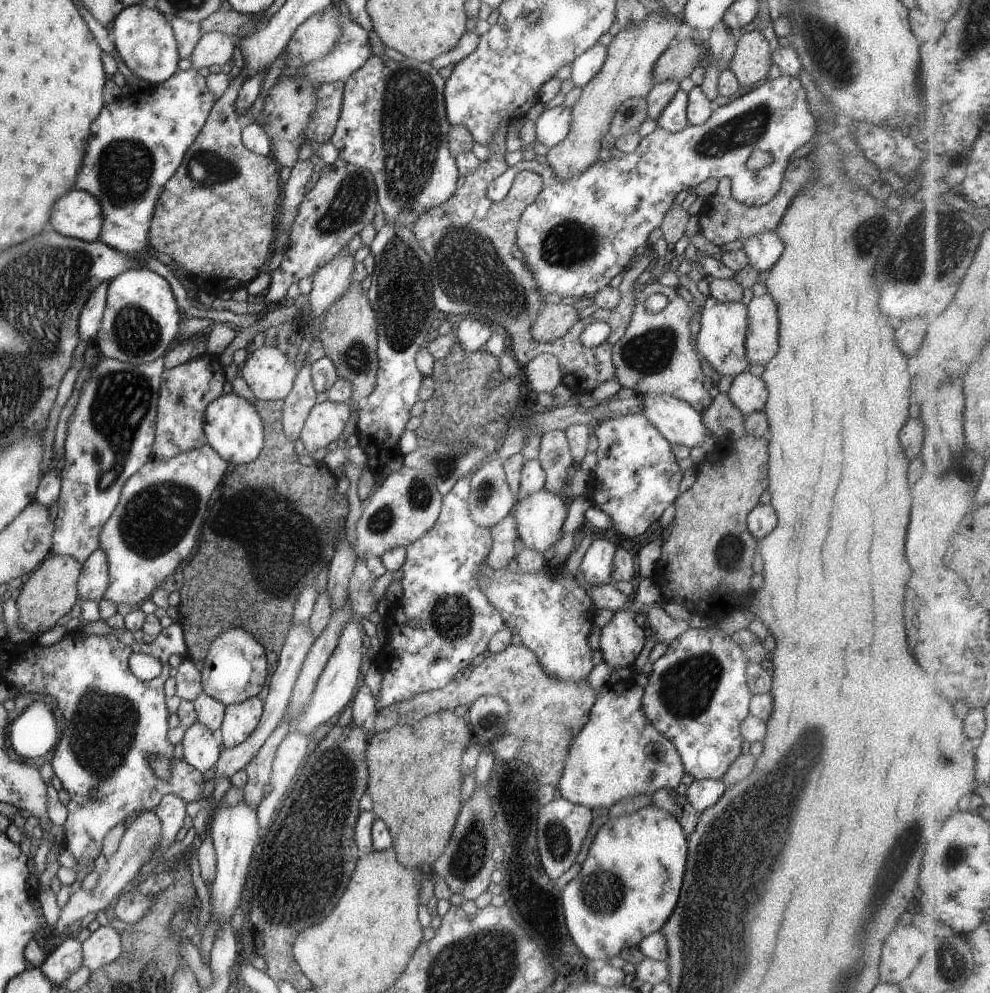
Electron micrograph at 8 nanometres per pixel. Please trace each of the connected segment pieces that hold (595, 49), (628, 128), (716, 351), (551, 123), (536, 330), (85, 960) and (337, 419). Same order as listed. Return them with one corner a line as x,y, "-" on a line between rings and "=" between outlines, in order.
598,41
589,46
570,64
570,79
574,86
583,86
597,74
607,56
607,48
=
631,97
625,99
615,111
609,125
609,134
615,139
637,133
646,118
646,99
=
706,297
699,316
699,331
695,338
696,352
711,364
716,377
737,376
747,370
749,360
745,358
746,306
739,302
717,302
=
557,106
539,114
535,122
534,143
545,144
551,148
563,140
569,130
569,116
571,107
=
545,304
531,325
531,336
535,342
548,342
563,336
577,319
578,311
573,304
=
99,925
80,943
82,965
90,972
114,961
121,952
119,934
111,926
=
327,400
315,403
308,412
299,434
305,455
324,448
333,440
340,440
352,410
353,406
345,402
334,403

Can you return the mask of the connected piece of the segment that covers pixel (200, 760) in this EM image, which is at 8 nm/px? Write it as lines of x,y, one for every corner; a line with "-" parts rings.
199,721
184,729
180,742
183,748
182,760
202,773
214,766
220,754
219,744
215,742
213,732

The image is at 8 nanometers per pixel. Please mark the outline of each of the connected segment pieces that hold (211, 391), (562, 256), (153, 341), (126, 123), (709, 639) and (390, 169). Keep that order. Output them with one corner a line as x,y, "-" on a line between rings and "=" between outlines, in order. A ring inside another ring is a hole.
205,353
192,358
161,373
159,394
157,394
157,408
154,428
154,441
151,455
156,460
164,460
193,450
206,444
203,432
203,414
205,406
211,400
219,398
225,380
224,366
219,362
215,353
=
780,74
775,80
765,80
757,88
752,86
749,92
724,106
714,106
703,124
688,124
683,130
674,133
657,125
652,132
640,139
635,150
619,158
607,158
605,162
597,157
589,168
567,180
557,180
551,166
547,164
539,164
535,159
522,159
505,169
503,174
534,172
541,176
543,184
535,202
531,202
521,212
515,233
515,246
523,254
522,261
533,274
535,286
542,296
557,294
561,299
569,296
578,300
590,300
613,276
624,270
629,260
634,258
635,249
647,242
649,232
660,228
663,216
678,192
684,188
692,190
706,178
729,177
733,199
748,206
764,205
781,187
783,170
787,168
789,156
809,142
815,130
816,121
807,108
803,84
795,76
-
755,151
769,154
771,162
767,166
749,170
745,162
=
145,267
130,268
114,276
106,290
102,319
94,341
102,356
130,365
147,364
161,354
179,330
179,313
169,284
=
190,68
185,71
177,69
167,80
147,90
124,91
111,103
101,106
99,116
89,126
85,158
81,162
81,170
75,178
73,189
88,192
99,202
103,214
99,240
105,246
133,256
145,251
145,244
148,244
147,232
157,197
165,182
181,164
185,150
199,134
201,126
204,126
213,100
215,96
207,88
205,78
=
709,626
706,632
705,629
687,629
677,635
677,638
673,638
665,650
665,654
660,656
652,662
651,674
647,675
647,685
642,688
641,697
641,708
643,709
643,714
645,718
651,722
651,726
664,736
673,744
673,748
679,753
684,772
687,773
691,778
694,779
711,779
711,780
721,780
723,774
729,768
729,765
737,756
741,754
741,742
743,738
740,733
741,721
749,715
748,704
751,698
751,692
747,689
747,684
745,683
745,666
747,666
747,661
745,660
745,654
743,650
733,642
730,637
724,635
717,626
=
385,55
382,56
369,56
365,60
365,64
351,72
349,78
345,79
341,110
335,130
329,138
329,142
335,147
338,153
338,158
345,160
349,164
354,164
369,170
373,174
373,182
375,182
376,199
381,212
383,212
383,217
385,222
389,224
399,224
399,226
408,226
411,228
417,220
419,214
425,214
429,208
435,208
439,206
442,202
445,202
449,196
453,194
455,190
456,180
459,175
457,170
455,159
449,152
449,142
447,142
447,130
449,130
449,123
446,118
446,112
444,108
444,78
441,78
437,74
434,66
431,66
430,62
419,62
418,60
413,60
412,58
403,57
403,60
399,62
393,59
387,58

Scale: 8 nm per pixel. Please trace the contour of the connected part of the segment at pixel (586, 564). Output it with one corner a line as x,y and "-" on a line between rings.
599,538
590,543
579,564
585,581
595,586
611,583
612,558
615,548
615,544
605,538

